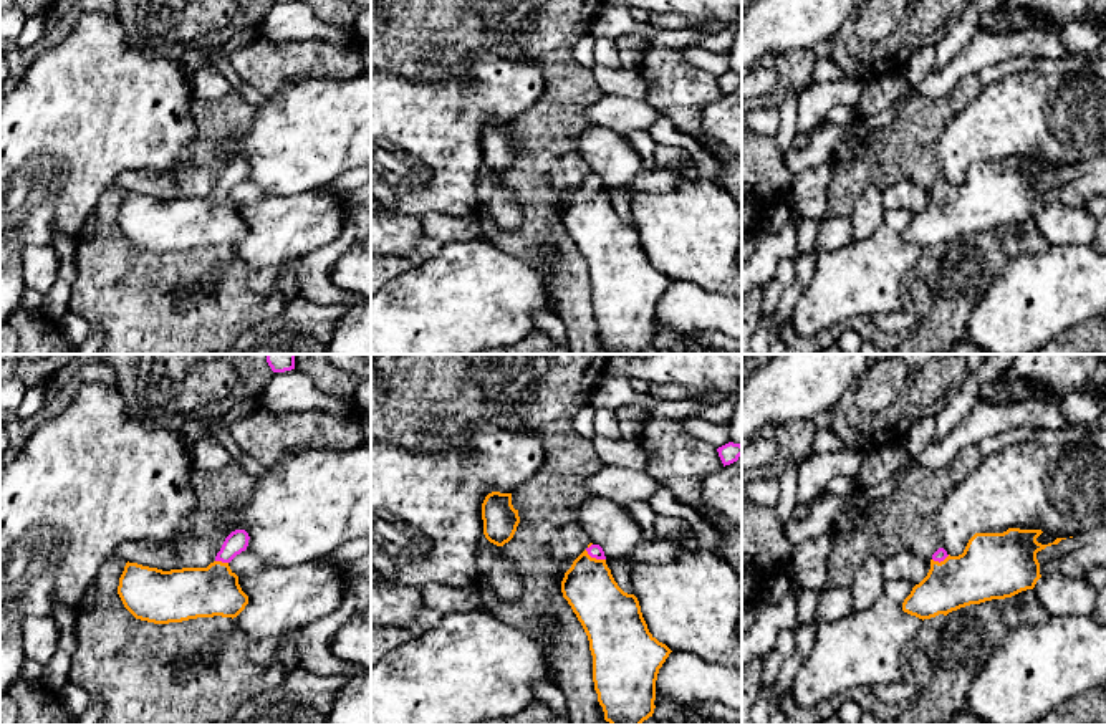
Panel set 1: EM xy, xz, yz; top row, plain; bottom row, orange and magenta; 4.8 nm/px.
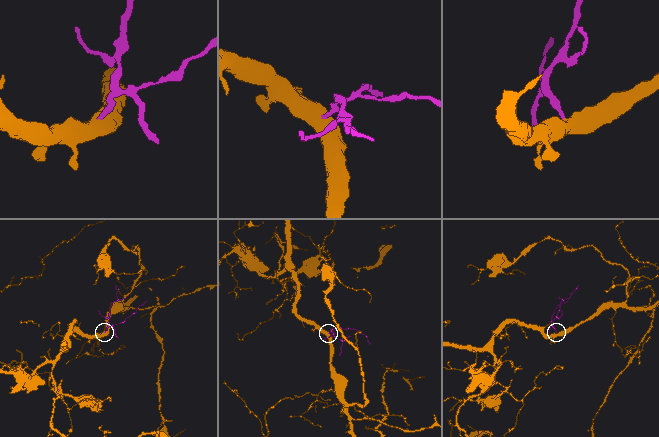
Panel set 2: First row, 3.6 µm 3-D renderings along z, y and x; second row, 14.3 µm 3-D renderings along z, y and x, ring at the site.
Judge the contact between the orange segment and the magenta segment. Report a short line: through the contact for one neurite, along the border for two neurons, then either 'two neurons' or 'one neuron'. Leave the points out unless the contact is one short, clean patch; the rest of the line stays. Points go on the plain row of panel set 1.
line xz (601, 235), (595, 227), (595, 187), (596, 181); one neuron

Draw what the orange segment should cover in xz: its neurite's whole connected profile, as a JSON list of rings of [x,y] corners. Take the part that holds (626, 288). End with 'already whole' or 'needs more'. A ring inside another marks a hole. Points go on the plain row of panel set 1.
[[[589,172],[573,190],[561,210],[561,222],[588,265],[593,311],[604,349],[611,354],[641,354],[654,343],[657,303],[672,280],[649,262],[637,227],[618,215],[599,174]]] | needs more

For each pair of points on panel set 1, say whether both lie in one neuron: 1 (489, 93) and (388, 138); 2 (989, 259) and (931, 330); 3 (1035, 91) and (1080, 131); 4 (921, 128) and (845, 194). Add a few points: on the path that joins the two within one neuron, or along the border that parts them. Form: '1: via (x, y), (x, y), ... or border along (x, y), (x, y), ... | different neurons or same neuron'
1: via (464, 100), (426, 138), (413, 138) | same neuron
2: via (977, 277), (976, 285), (949, 312) | same neuron
3: via (1047, 103), (1063, 120), (1068, 120) | same neuron
4: via (903, 146), (896, 153), (881, 158), (863, 176) | same neuron

